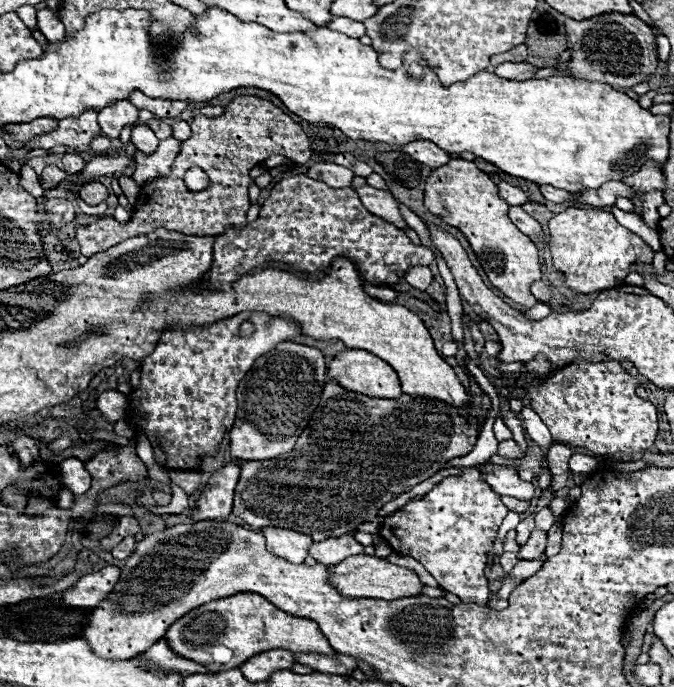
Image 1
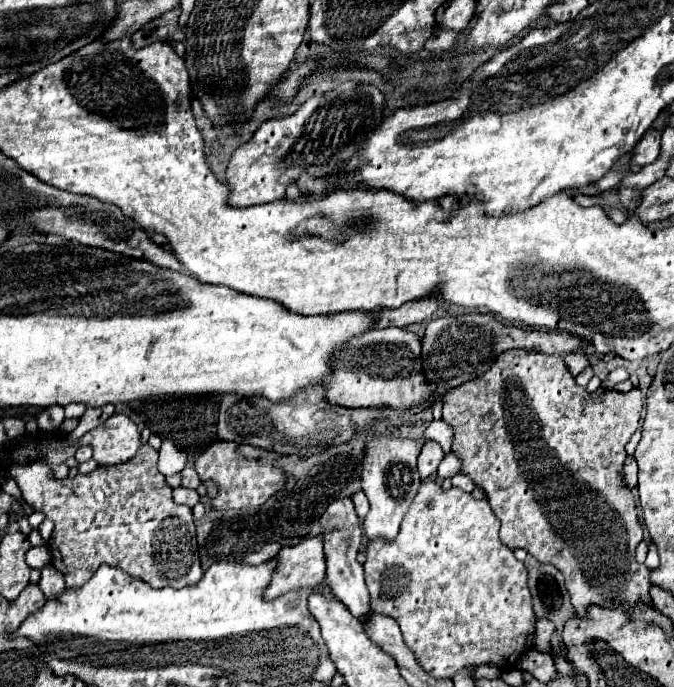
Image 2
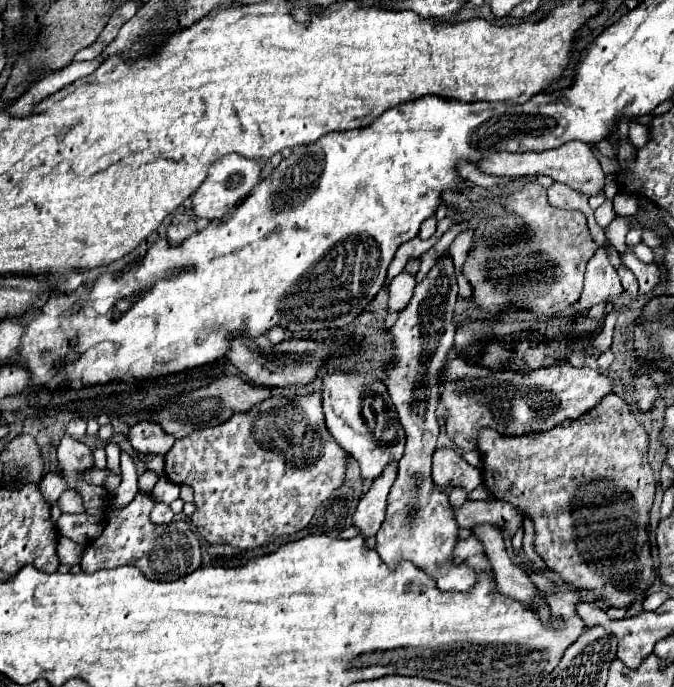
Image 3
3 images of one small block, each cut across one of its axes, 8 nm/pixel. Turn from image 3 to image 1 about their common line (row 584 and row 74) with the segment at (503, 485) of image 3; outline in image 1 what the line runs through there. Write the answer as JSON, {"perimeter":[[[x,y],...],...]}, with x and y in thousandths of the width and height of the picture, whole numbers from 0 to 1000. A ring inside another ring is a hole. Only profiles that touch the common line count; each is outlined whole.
{"perimeter":[[[893,20],[864,32],[840,26],[840,49],[843,73],[849,76],[849,87],[843,87],[840,96],[855,114],[899,119],[914,131],[923,131],[938,128],[947,119],[958,119],[976,96],[973,47],[944,23]]]}

